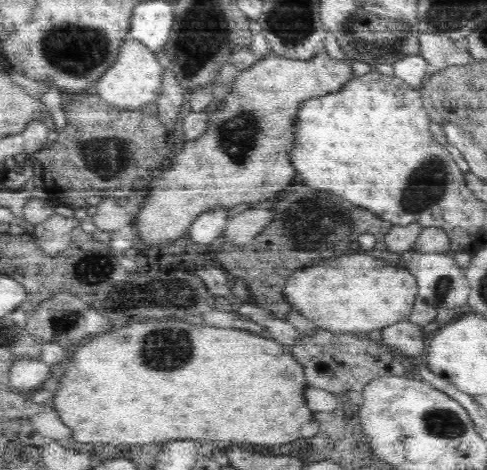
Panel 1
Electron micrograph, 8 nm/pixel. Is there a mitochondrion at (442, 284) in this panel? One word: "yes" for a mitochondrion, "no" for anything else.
yes

